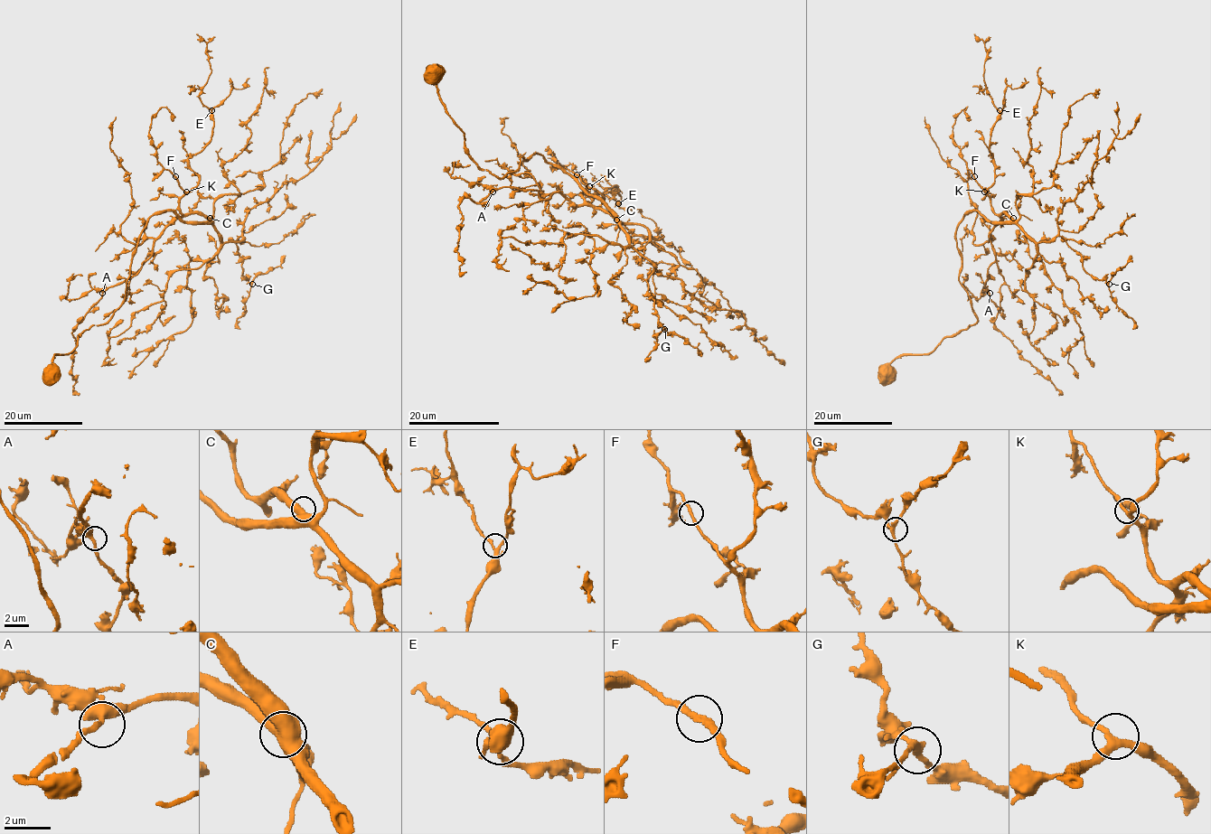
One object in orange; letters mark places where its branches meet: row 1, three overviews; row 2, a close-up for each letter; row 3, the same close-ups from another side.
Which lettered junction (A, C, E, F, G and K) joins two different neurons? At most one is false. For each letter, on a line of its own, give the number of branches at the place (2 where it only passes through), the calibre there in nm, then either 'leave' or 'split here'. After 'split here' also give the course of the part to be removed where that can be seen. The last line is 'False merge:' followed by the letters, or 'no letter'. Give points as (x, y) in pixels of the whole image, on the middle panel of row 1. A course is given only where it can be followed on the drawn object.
A: branches 2; calibre 400 nm; leave
C: branches 2; calibre 550 nm; leave
E: branches 3; calibre 260 nm; leave
F: branches 2; calibre 280 nm; leave
G: branches 3; calibre 260 nm; leave
K: branches 3; calibre 320 nm; leave
False merge: no letter

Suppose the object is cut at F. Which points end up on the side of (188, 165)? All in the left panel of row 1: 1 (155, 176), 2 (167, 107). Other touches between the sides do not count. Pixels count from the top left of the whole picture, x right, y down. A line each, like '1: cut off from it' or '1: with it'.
1: cut off from it
2: cut off from it

